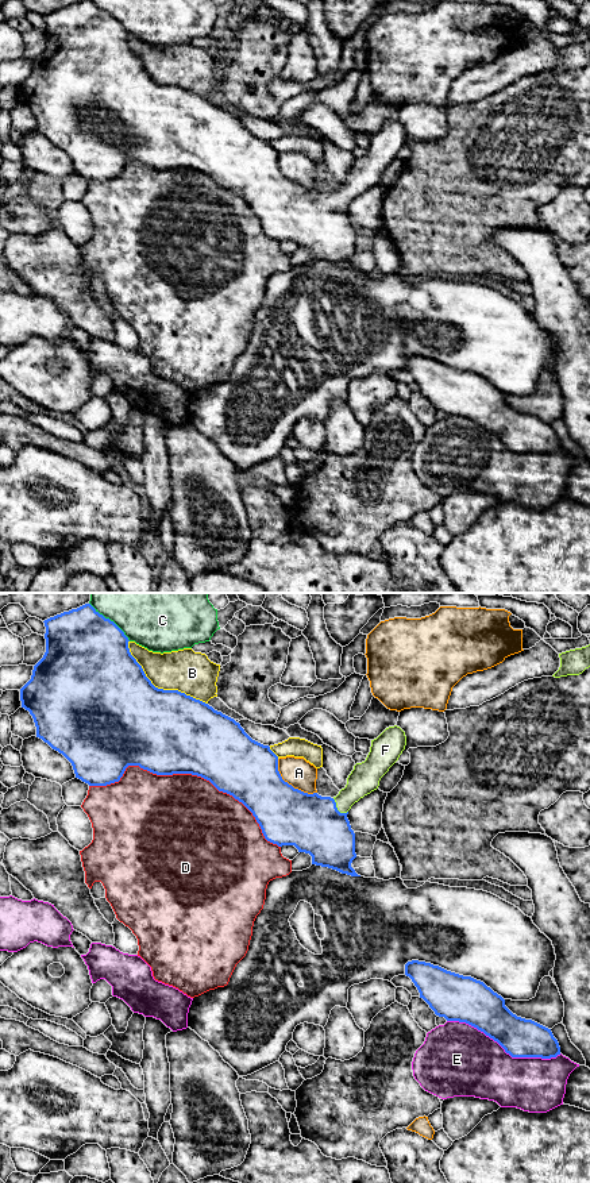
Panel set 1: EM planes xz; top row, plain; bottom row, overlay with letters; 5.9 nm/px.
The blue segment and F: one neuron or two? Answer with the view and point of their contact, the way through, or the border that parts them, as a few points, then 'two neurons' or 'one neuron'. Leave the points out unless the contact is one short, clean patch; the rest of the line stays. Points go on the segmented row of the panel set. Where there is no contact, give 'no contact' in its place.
contact xz (336, 809); way xz (311, 823), (320, 823), (336, 809), (365, 778); one neuron

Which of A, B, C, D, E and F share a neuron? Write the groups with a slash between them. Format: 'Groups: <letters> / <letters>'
Groups: A / B / C / D / E / F

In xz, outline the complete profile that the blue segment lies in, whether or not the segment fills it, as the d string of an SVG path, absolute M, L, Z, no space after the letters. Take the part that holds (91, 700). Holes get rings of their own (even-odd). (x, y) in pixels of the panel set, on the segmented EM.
M90 604L57 614L43 623L46 652L34 666L31 679L20 689L22 708L32 716L36 737L72 763L76 778L89 786L107 786L119 782L128 766L139 766L157 775L192 774L201 777L219 791L242 802L255 817L267 841L278 847L294 845L298 852L312 856L312 864L360 876L351 867L356 858L355 833L347 814L355 802L378 789L381 778L405 750L406 736L400 727L389 727L371 740L366 760L354 766L346 787L336 797L308 794L282 779L278 771L278 756L269 745L252 740L234 718L178 690L155 687L131 655L130 640L124 632Z

